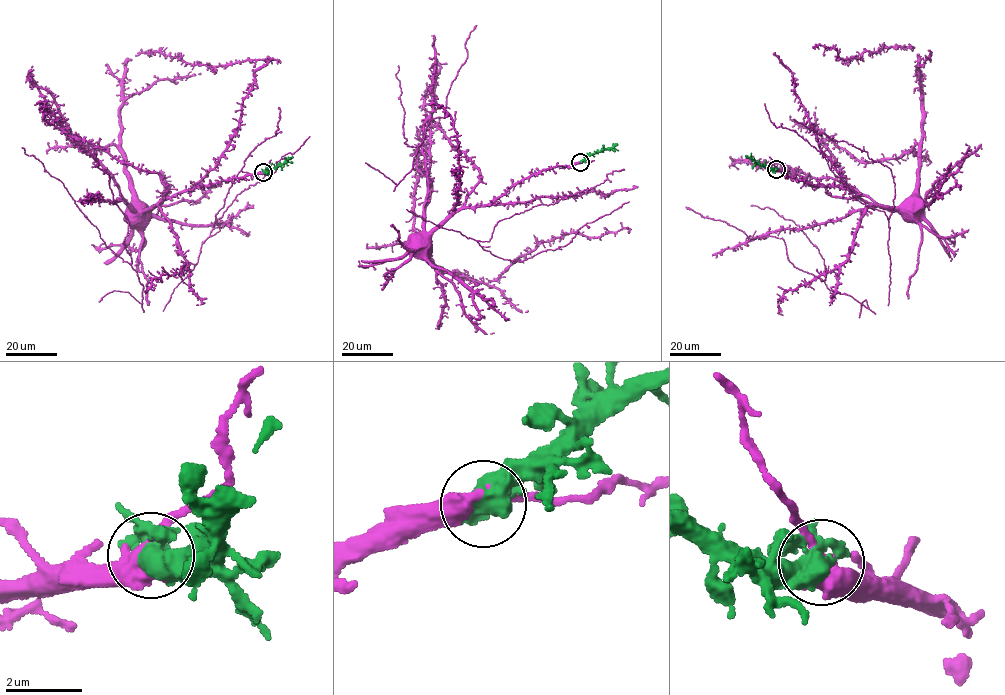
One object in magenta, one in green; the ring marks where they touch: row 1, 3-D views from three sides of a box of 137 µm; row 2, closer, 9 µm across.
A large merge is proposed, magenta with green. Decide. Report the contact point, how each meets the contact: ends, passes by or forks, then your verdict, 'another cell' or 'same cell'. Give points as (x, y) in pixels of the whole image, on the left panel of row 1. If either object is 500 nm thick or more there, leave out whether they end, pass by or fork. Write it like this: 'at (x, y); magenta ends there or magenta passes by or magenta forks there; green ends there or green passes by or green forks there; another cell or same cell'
at (263, 172); same cell

